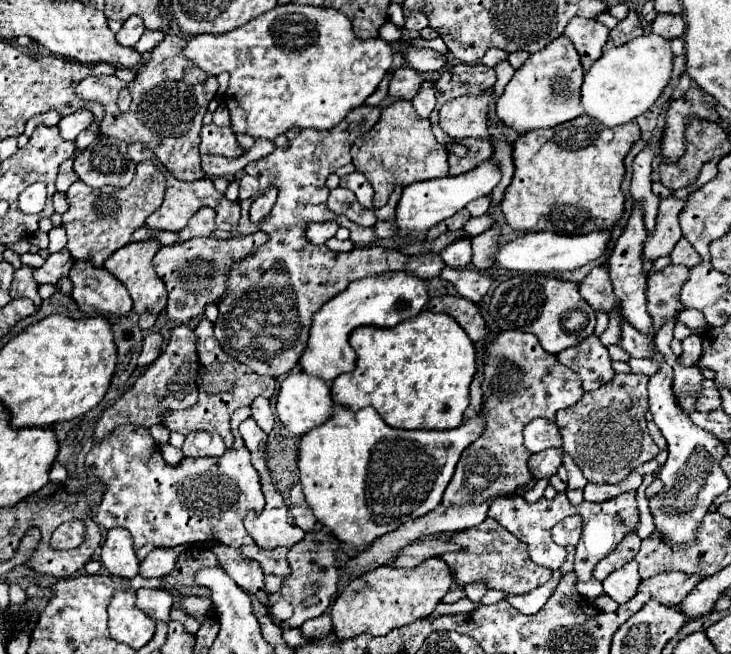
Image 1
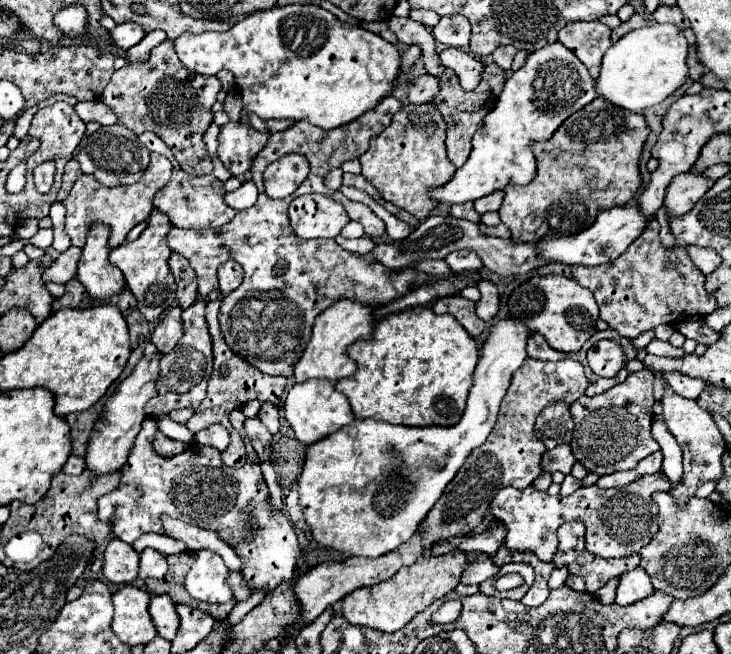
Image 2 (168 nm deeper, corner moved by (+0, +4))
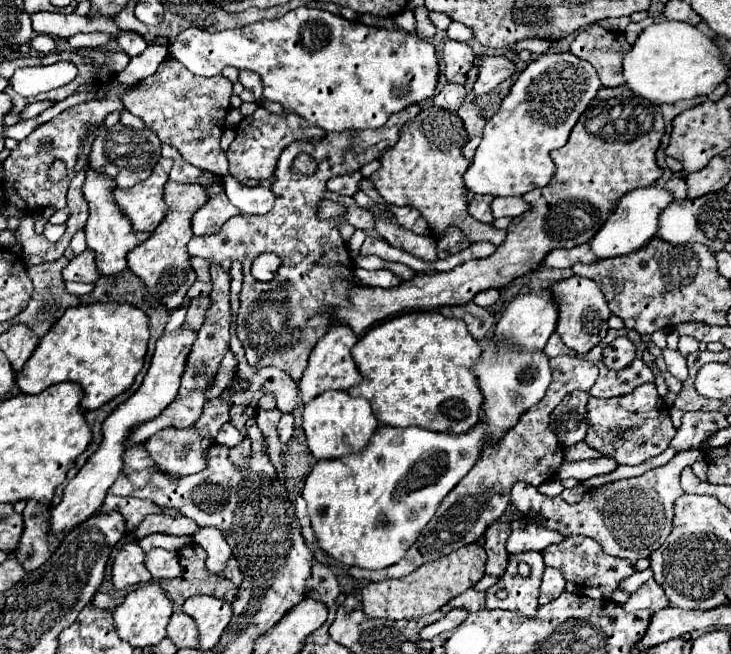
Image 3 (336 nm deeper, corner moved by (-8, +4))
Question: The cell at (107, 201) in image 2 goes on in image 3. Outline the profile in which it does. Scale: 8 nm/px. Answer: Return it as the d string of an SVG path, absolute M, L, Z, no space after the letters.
M160 158L154 166L148 180L128 188L128 190L114 190L114 198L124 214L132 220L136 232L154 232L154 228L162 222L168 212L168 206L162 198L162 188L168 180L172 168L172 160Z

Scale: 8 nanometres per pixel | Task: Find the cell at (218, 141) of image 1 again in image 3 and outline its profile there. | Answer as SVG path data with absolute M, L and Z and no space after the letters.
M258 106L252 116L246 116L238 126L236 126L236 138L226 150L226 158L230 162L230 176L236 180L246 180L246 178L256 178L256 180L270 180L276 170L278 156L286 146L292 142L300 140L314 140L320 142L326 136L326 132L310 122L306 118L292 114L288 110L282 110L282 114L272 114L264 106Z

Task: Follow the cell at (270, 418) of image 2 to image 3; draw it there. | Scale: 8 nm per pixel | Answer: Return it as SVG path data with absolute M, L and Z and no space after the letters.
M284 414L278 422L278 436L280 436L280 442L288 442L294 434L294 418L292 414Z

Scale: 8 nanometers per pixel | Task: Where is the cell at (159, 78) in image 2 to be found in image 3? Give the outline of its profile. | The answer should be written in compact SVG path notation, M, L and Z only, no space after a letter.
M166 58L156 74L140 80L130 92L122 96L124 108L142 118L150 130L156 132L160 142L168 142L178 148L184 160L200 170L208 170L218 176L228 174L228 160L220 148L220 136L224 132L224 116L230 108L232 82L224 76L202 78L194 76L188 68L180 66L176 58Z

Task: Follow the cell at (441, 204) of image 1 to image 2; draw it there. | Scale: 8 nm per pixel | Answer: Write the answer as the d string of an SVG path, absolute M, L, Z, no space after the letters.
M552 42L552 46L544 46L542 50L532 52L526 64L506 80L504 90L500 92L494 110L484 118L484 126L474 134L472 154L466 160L466 164L456 170L450 182L442 184L440 188L432 188L428 192L430 198L436 204L454 206L454 204L478 200L496 190L504 190L508 184L528 184L536 176L536 160L530 150L530 142L548 140L568 116L572 116L576 110L590 104L594 98L596 98L594 78L588 74L582 62L566 46L560 46L560 42Z

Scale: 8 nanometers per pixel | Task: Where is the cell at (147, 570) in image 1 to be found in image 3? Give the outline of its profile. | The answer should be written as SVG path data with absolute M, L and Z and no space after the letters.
M154 548L146 554L146 568L150 570L152 578L162 580L162 578L176 578L180 574L180 564L178 564L178 554L168 552L162 548Z

